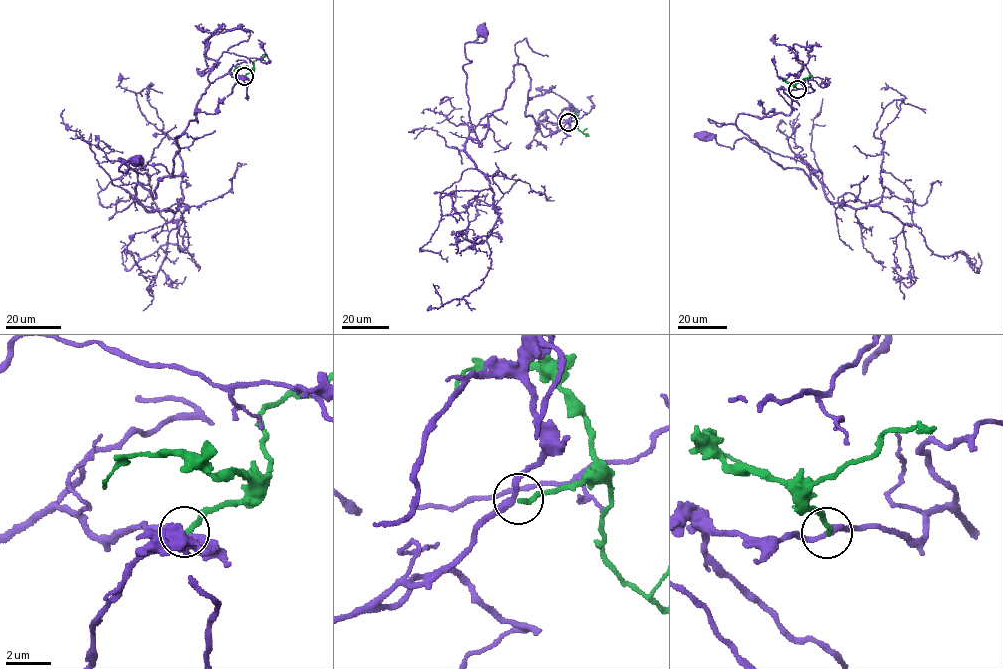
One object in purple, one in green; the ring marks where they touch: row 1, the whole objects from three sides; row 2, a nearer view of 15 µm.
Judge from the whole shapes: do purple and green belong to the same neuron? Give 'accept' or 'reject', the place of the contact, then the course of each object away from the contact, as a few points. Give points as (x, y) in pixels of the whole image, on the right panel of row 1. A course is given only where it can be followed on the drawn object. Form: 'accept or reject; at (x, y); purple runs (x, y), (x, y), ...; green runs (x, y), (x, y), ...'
reject; at (797, 89); purple runs (796, 89), (814, 90), (788, 115), (740, 114), (736, 126), (816, 188), (808, 163), (703, 136); green runs (796, 89), (796, 83), (811, 76)

